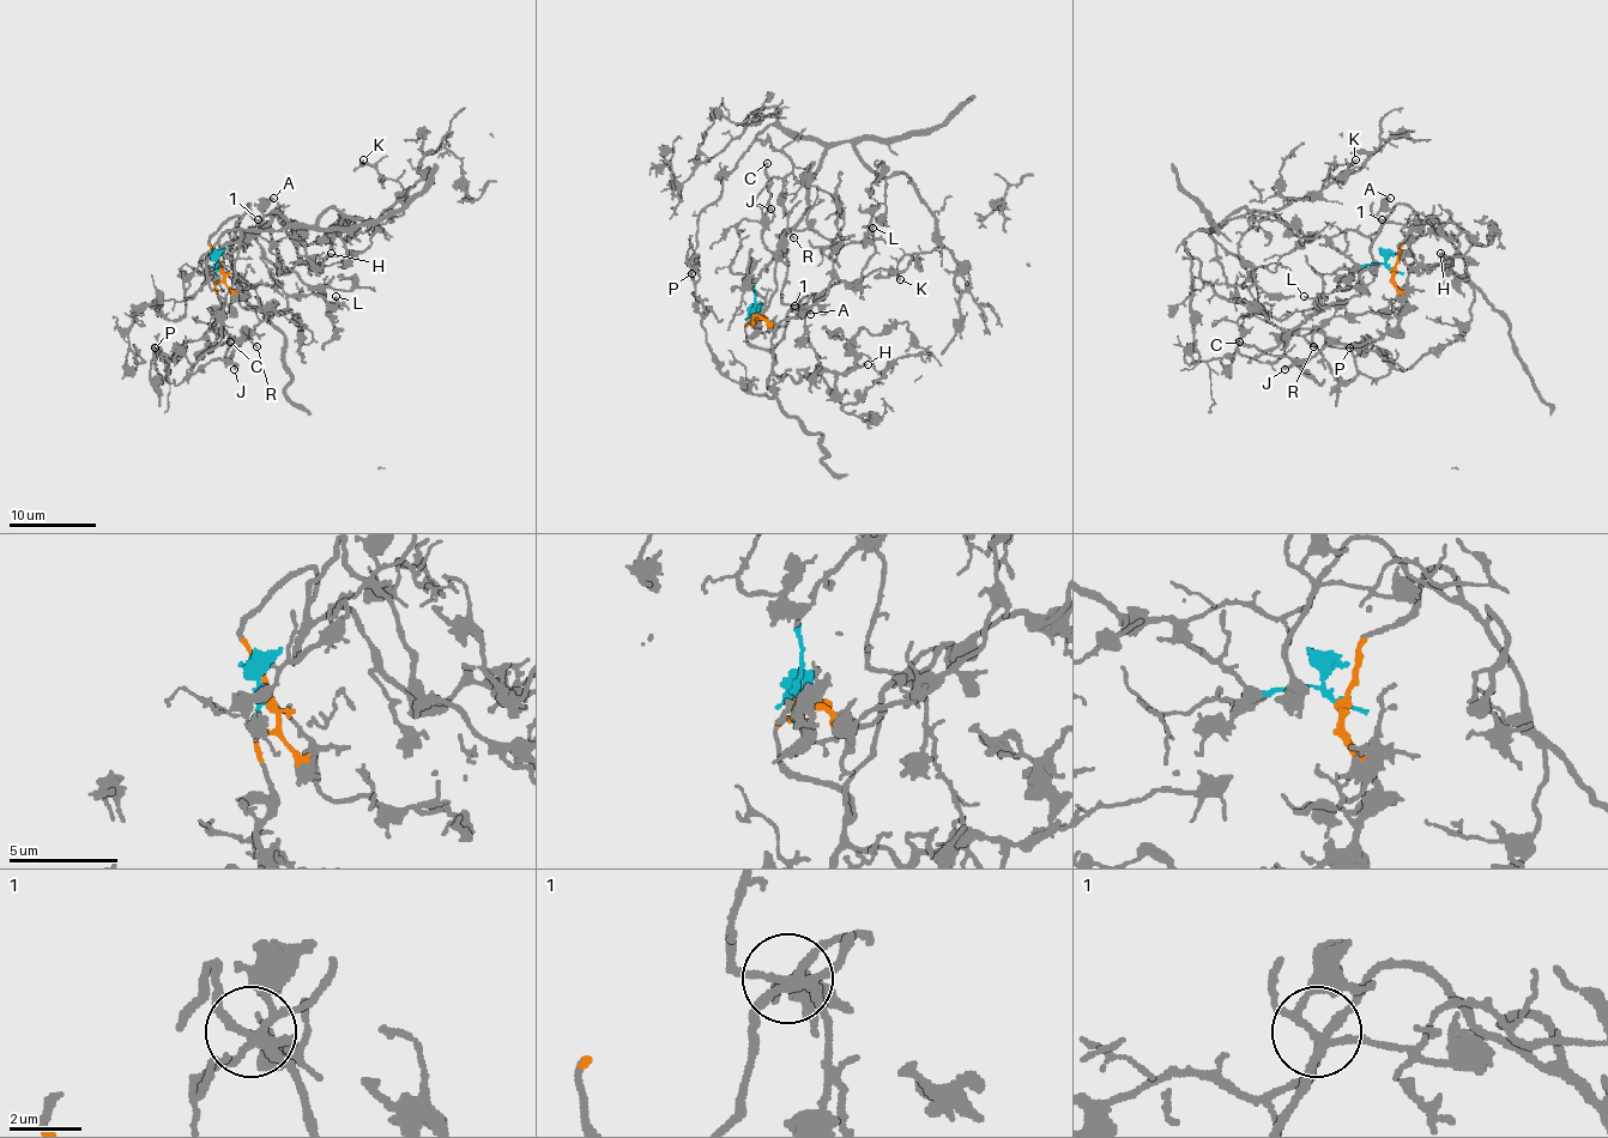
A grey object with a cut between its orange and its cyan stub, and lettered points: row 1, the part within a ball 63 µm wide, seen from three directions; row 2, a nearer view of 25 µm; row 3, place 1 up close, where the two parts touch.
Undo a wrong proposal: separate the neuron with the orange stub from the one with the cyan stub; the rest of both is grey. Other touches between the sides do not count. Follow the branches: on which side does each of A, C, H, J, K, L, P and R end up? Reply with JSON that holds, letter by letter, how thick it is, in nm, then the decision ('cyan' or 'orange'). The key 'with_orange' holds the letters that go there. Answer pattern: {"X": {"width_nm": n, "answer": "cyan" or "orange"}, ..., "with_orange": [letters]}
{"A": {"width_nm": 320, "answer": "cyan"}, "C": {"width_nm": 190, "answer": "orange"}, "H": {"width_nm": 200, "answer": "orange"}, "J": {"width_nm": 170, "answer": "orange"}, "K": {"width_nm": 140, "answer": "cyan"}, "L": {"width_nm": 130, "answer": "orange"}, "P": {"width_nm": 110, "answer": "orange"}, "R": {"width_nm": 150, "answer": "orange"}, "with_orange": ["C", "H", "J", "L", "P", "R"]}

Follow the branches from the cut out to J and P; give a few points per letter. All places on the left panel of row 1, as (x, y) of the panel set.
J: (221, 268), (222, 279), (216, 286), (221, 314), (216, 325), (240, 345), (224, 353), (235, 364), (233, 369)
P: (221, 268), (210, 238), (233, 219), (235, 289), (229, 310), (175, 353), (164, 377), (155, 369), (155, 346)

